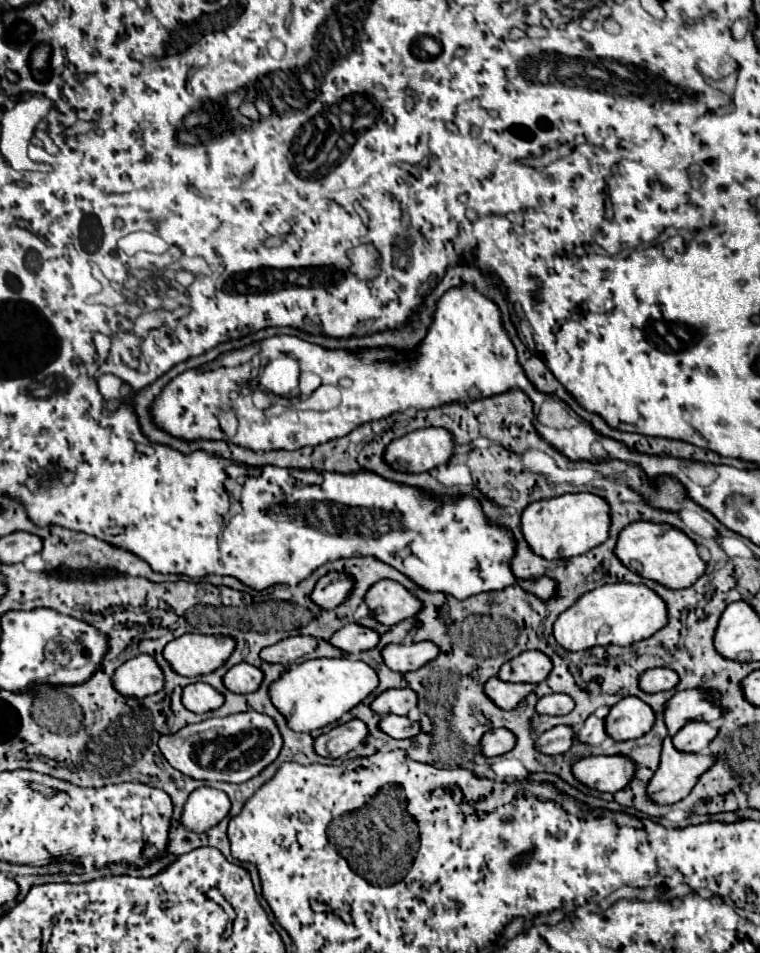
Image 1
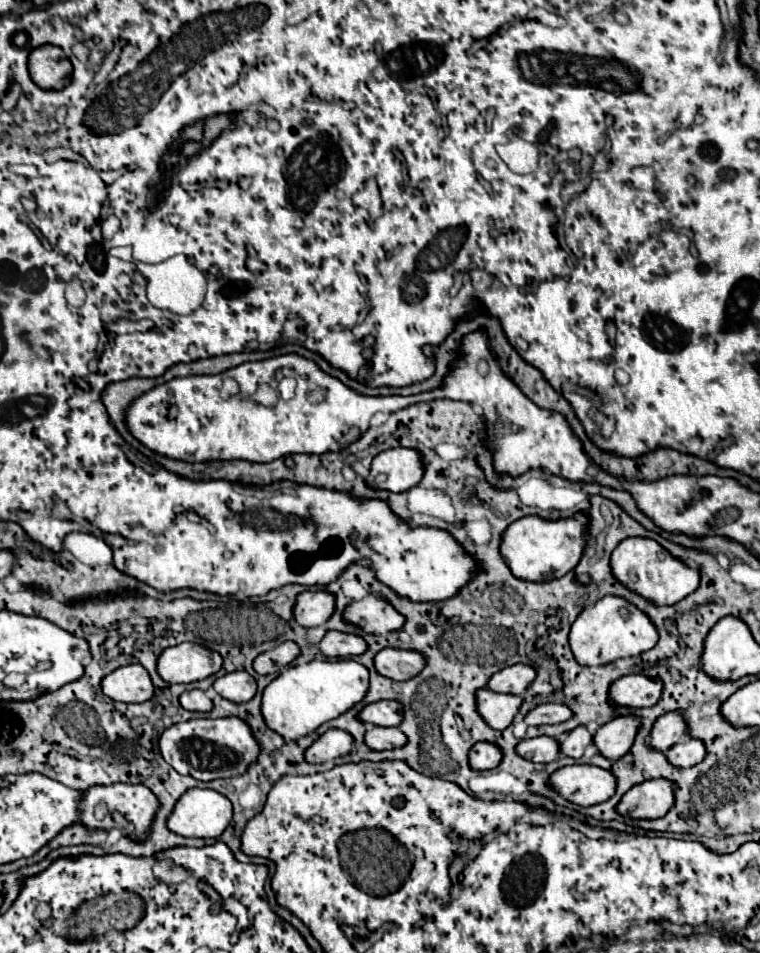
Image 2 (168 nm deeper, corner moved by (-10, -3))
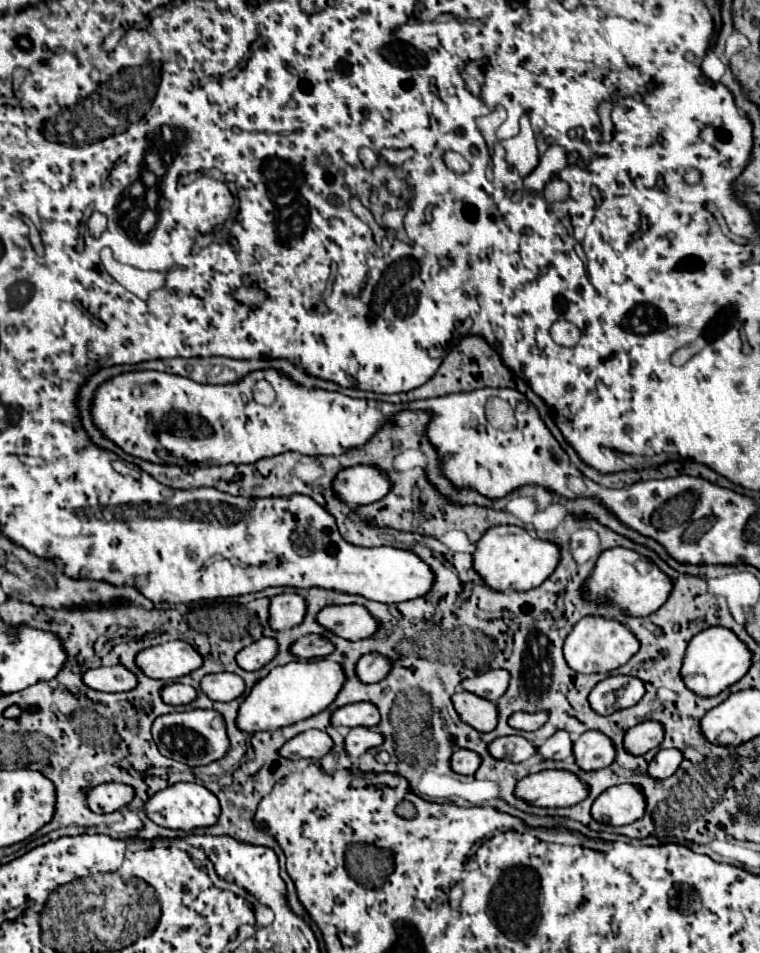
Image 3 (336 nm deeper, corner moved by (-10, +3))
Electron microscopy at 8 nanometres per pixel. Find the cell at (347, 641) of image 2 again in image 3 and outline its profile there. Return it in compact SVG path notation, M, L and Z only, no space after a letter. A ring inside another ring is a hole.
M318 634L302 636L302 638L298 638L290 646L290 654L294 654L296 658L304 658L304 660L310 660L310 658L326 658L330 654L330 650L334 650L334 646L326 638L322 638Z

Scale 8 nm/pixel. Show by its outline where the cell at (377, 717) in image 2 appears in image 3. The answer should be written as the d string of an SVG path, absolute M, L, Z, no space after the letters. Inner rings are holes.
M358 702L358 704L336 708L332 712L332 716L330 716L330 724L334 728L338 728L338 726L346 726L346 728L356 728L356 726L374 728L374 726L378 726L378 722L380 722L380 714L368 702Z

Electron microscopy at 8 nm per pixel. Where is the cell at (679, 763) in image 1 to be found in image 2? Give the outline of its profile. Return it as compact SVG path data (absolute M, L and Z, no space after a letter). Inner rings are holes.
M668 778L646 780L634 786L618 804L620 814L632 818L662 818L676 804L676 788Z

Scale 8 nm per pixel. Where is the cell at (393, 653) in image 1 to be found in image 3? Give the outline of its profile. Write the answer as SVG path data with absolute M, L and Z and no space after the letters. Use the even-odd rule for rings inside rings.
M364 654L356 662L356 676L364 684L380 682L388 672L390 672L390 662L386 662L386 658L382 658L380 654Z

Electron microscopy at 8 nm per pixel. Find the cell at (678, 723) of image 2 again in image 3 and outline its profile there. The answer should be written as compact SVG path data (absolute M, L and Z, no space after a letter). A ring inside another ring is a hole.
M642 722L624 734L624 750L634 756L646 754L648 750L656 748L662 738L664 730L662 726L658 726L658 722Z

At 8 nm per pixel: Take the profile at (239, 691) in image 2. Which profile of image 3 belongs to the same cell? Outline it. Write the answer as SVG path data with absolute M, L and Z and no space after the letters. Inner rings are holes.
M208 674L200 680L202 692L214 702L232 702L244 692L244 682L236 674Z

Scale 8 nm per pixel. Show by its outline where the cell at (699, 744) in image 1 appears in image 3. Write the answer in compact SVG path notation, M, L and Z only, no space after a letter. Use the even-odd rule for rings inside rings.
M674 748L660 750L648 764L648 776L654 780L664 780L674 774L674 770L680 766L680 762L682 762L682 754L678 754L678 750L674 750Z

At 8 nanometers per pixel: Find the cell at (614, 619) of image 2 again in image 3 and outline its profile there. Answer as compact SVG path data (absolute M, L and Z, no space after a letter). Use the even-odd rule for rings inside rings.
M586 616L568 634L564 642L564 660L574 672L600 674L600 672L610 672L624 666L638 652L638 648L640 648L638 640L622 624L600 616Z

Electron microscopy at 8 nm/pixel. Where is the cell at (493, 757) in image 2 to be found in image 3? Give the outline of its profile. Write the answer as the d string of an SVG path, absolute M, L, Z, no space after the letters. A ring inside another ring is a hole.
M456 750L450 758L452 772L462 774L462 776L474 774L478 770L478 766L480 766L480 758L478 758L478 754L474 754L470 750Z

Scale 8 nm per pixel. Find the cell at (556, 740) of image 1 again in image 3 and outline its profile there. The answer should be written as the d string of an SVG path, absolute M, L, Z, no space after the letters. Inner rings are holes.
M506 736L506 738L492 740L488 744L488 752L496 760L504 758L508 762L522 762L536 754L536 746L522 736Z

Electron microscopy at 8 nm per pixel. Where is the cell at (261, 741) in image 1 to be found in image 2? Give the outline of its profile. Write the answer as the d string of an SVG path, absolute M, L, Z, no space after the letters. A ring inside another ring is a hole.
M198 718L174 724L166 728L160 736L160 752L164 760L174 766L176 772L192 776L196 780L208 782L216 778L234 778L248 772L252 764L258 762L258 756L262 752L260 742L252 734L252 728L242 718Z

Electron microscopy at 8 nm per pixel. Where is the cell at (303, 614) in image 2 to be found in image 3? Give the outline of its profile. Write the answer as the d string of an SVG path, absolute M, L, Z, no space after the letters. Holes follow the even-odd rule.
M280 594L270 598L268 606L268 624L272 630L286 630L302 622L306 614L306 602L298 594Z

